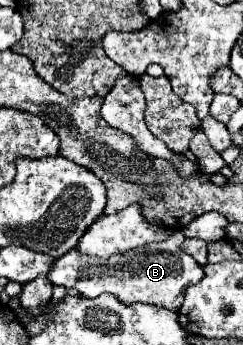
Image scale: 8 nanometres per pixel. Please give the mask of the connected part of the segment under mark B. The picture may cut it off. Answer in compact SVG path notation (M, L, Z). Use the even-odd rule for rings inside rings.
M175 233L167 241L145 245L143 249L133 249L115 257L109 257L107 261L99 261L97 257L81 255L77 249L71 249L63 257L57 257L51 265L47 277L53 285L63 285L67 289L79 291L83 297L99 297L101 293L115 295L121 303L147 303L165 307L171 311L177 311L183 303L183 291L197 283L205 273L203 267L197 265L193 257L179 251L175 243L181 243L183 235Z

